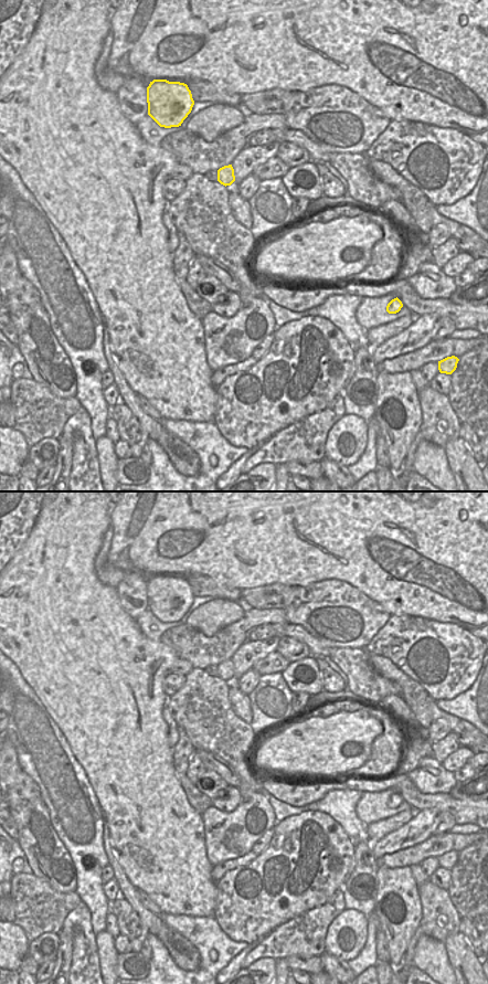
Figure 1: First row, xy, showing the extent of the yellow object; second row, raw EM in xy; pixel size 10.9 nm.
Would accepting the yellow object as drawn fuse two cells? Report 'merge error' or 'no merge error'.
no merge error

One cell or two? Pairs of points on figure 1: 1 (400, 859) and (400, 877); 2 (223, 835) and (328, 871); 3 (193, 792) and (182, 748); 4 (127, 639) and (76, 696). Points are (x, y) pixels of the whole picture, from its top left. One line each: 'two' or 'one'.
1: two
2: two
3: one
4: one

